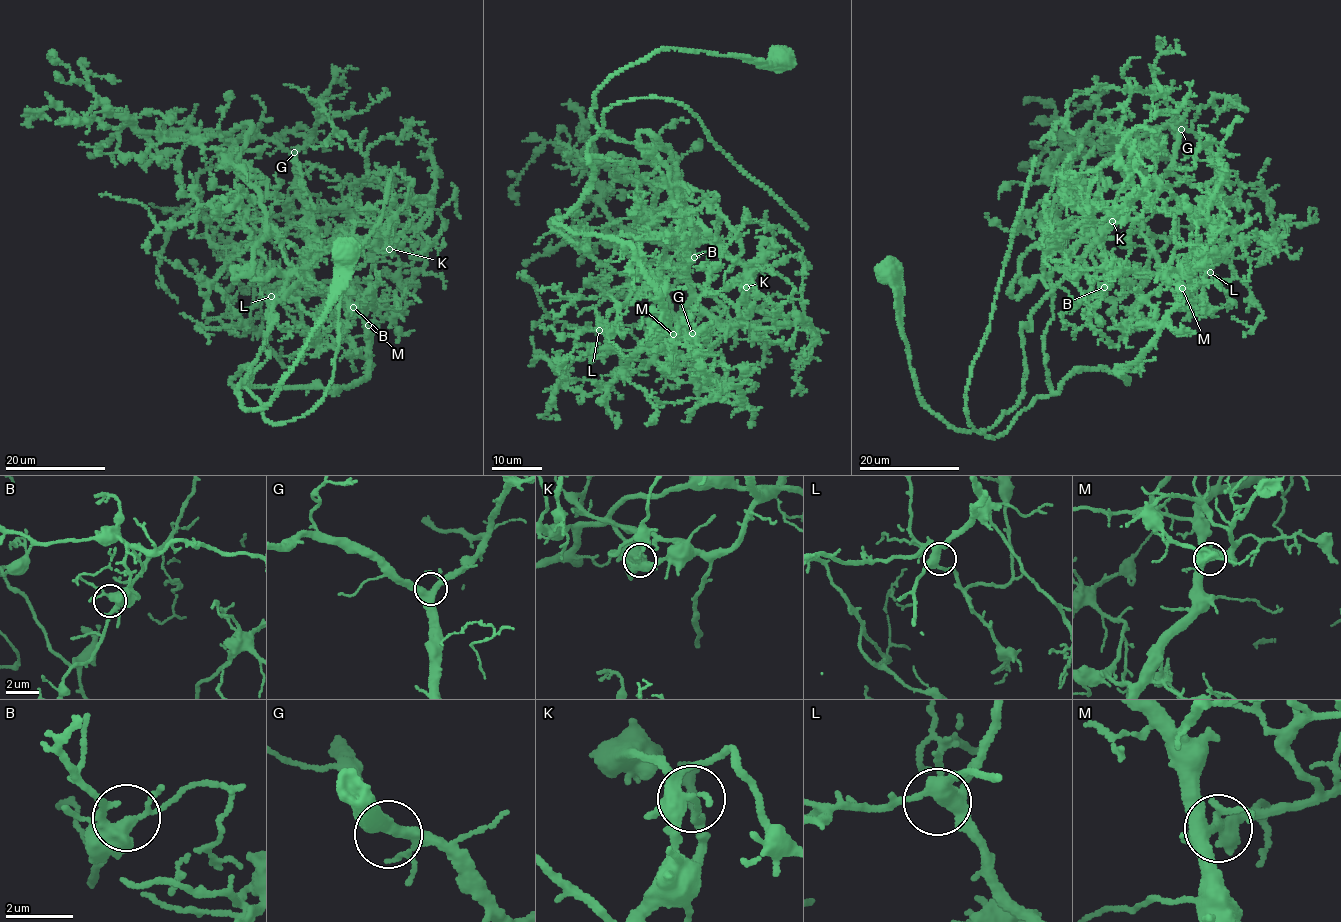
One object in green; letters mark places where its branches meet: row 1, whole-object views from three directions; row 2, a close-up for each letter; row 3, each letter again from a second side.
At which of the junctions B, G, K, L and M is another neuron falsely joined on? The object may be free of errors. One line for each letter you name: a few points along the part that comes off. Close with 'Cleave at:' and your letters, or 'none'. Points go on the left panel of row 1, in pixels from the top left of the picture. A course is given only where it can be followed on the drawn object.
K: (388, 249), (294, 271), (231, 383), (368, 366), (351, 304), (272, 292), (306, 297), (320, 243), (291, 154)
Cleave at: K

